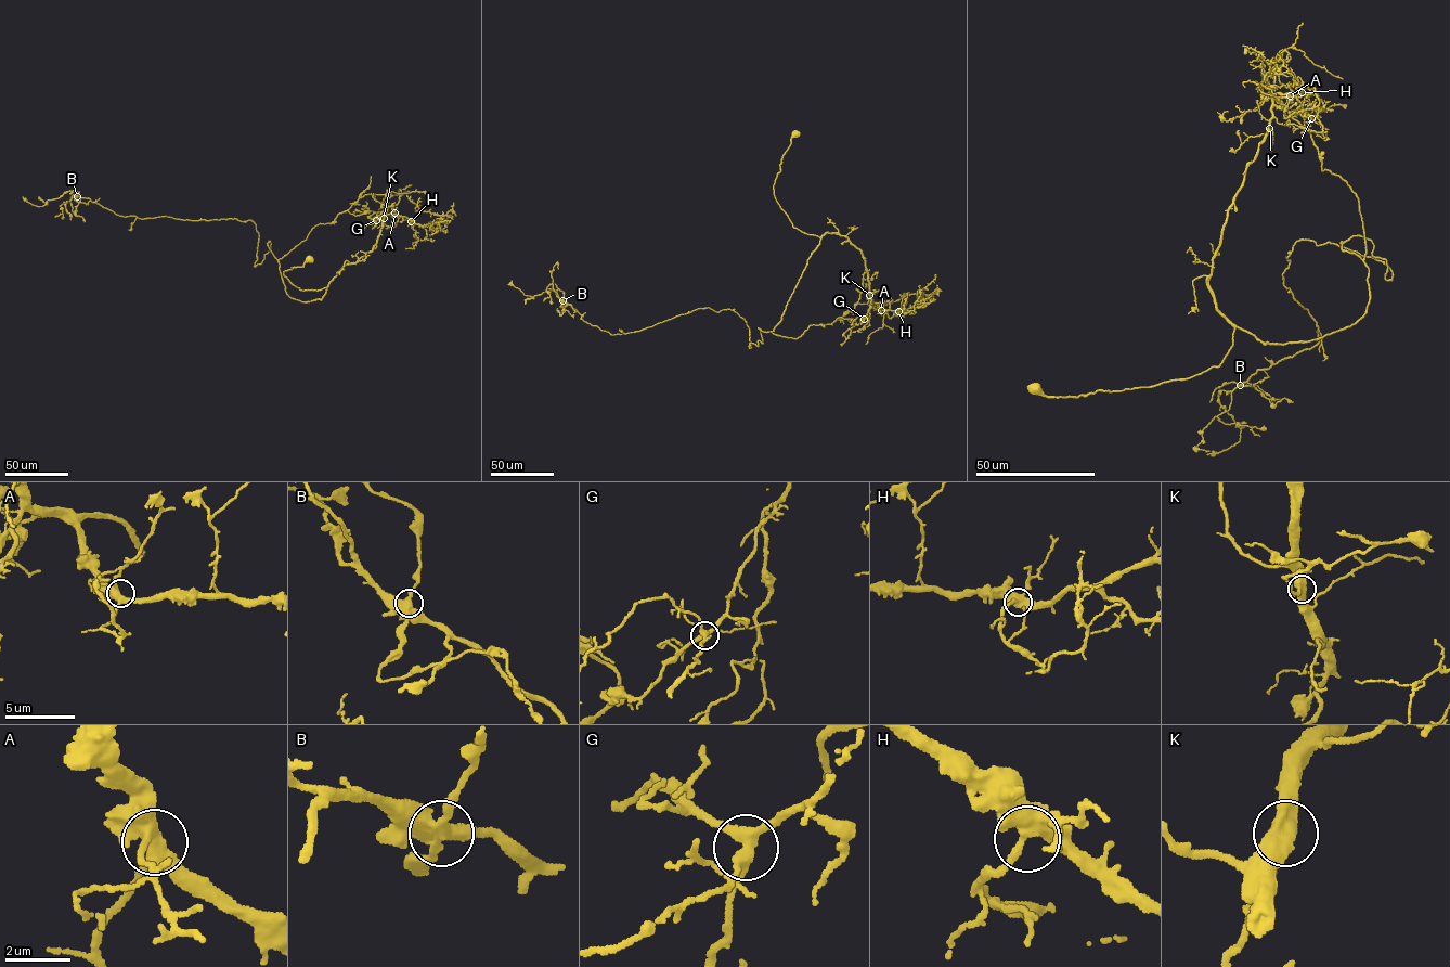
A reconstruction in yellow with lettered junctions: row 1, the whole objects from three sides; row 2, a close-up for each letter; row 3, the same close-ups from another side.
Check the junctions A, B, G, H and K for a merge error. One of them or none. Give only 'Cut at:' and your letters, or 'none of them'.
Cut at: B

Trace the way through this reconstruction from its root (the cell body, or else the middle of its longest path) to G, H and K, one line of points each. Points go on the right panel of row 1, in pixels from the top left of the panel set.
G: (1035, 388), (1075, 397), (1155, 386), (1219, 365), (1234, 327), (1208, 283), (1227, 213), (1270, 108), (1311, 118)
H: (1035, 388), (1075, 397), (1219, 365), (1234, 327), (1208, 283), (1213, 256), (1272, 94), (1302, 92)
K: (1035, 388), (1075, 397), (1155, 386), (1219, 365), (1234, 327), (1208, 283), (1213, 256), (1269, 128)

